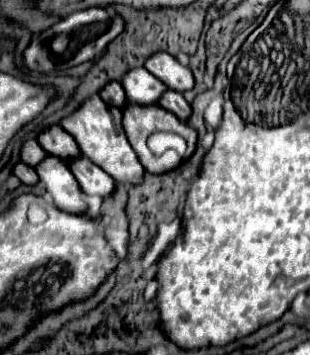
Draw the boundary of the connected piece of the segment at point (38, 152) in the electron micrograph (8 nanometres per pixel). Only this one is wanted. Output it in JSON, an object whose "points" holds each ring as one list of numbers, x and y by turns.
{"points":[[25,141,23,143,23,147,21,147,21,159,27,163,27,165,31,165,31,167,35,167,41,159,45,157,45,151,41,149,41,145,37,143,37,141]]}

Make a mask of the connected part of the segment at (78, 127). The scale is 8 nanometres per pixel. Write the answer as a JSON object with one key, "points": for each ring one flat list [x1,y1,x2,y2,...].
{"points":[[97,93,89,95,89,99,85,99,83,105,75,113,61,119,61,127,77,141,79,151,87,159,91,159,95,165,99,165,105,173,109,173,115,181,139,183,143,179,145,169,139,163,135,151,131,149,131,145,123,133,123,127,121,127,121,109,107,105]]}

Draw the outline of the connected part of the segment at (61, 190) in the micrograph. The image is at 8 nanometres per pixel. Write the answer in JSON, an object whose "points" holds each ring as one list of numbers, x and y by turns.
{"points":[[47,155,39,167,35,167,39,179,43,181,53,203,69,213,85,213,87,205,81,199,79,183,69,171,67,163,55,155]]}

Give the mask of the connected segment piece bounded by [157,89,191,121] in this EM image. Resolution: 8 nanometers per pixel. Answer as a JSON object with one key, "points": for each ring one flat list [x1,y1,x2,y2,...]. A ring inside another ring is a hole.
{"points":[[167,89,167,93,163,93,163,97,159,97,157,103,159,103,163,109,175,113,181,121,189,119,189,115,191,115,191,107,189,107,189,103,183,99,183,95,181,95,181,93,175,93,175,91,171,91,171,89]]}

